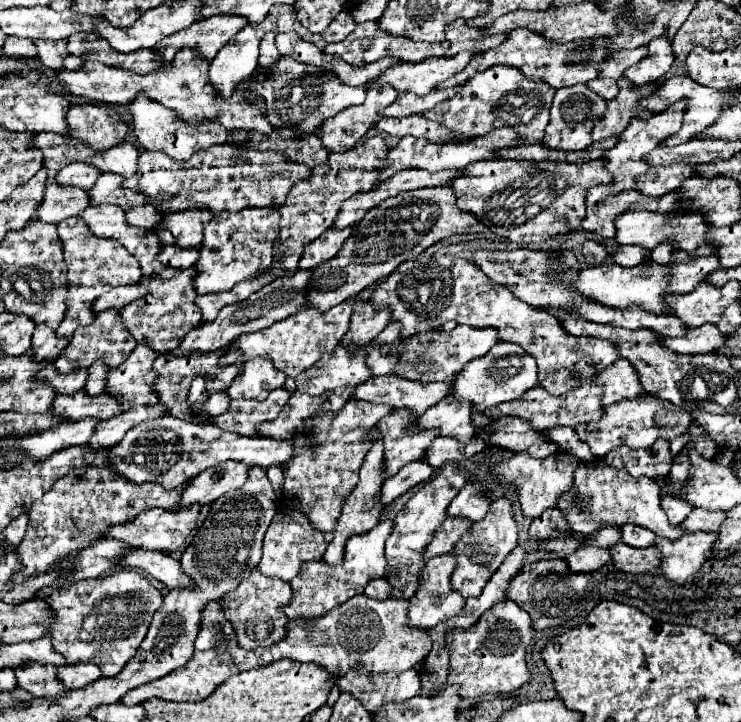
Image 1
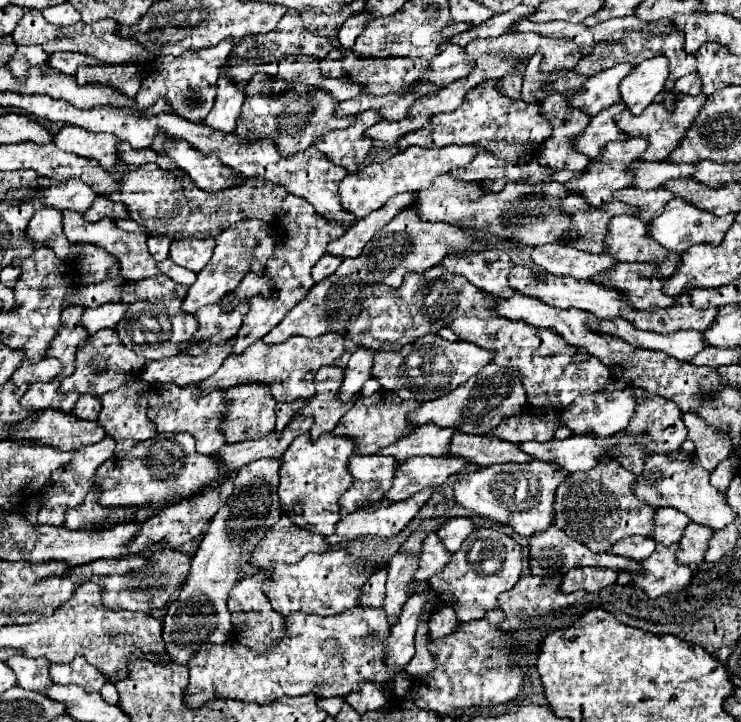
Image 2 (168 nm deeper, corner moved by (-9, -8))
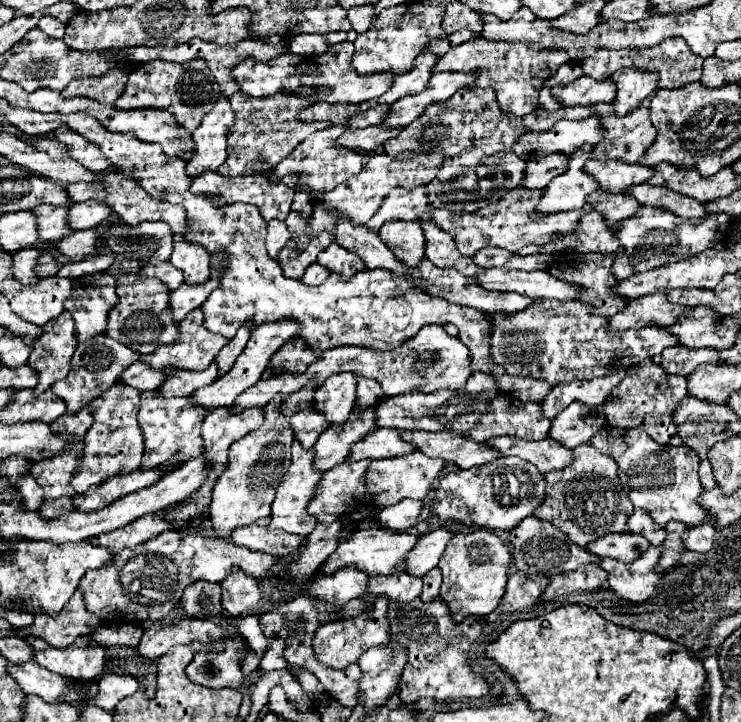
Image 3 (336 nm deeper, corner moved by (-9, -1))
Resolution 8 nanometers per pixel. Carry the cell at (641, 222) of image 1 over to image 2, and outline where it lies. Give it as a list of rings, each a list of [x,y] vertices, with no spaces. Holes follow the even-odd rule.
[[[614,216],[608,222],[604,252],[618,262],[654,262],[656,278],[670,276],[680,260],[678,254],[668,254],[668,250],[648,238],[648,226],[632,216]]]

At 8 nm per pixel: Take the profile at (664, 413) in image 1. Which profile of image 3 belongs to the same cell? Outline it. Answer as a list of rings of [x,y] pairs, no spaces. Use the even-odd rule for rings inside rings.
[[[504,435],[500,439],[490,439],[488,443],[500,449],[502,455],[516,455],[534,463],[542,475],[556,471],[556,469],[564,469],[574,461],[572,449],[564,447],[562,443],[550,437],[542,441],[526,441],[514,435]]]

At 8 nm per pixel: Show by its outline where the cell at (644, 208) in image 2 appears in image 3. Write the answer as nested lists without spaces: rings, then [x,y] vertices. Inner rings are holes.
[[[602,189],[594,191],[588,197],[588,203],[596,211],[600,211],[604,217],[608,217],[608,221],[612,225],[622,223],[624,219],[636,215],[636,211],[640,207],[640,203],[632,195],[628,195],[628,193],[616,193],[616,195],[612,195],[610,191],[602,191]]]

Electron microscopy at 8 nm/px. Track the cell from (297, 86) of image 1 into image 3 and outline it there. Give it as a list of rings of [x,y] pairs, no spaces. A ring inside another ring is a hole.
[[[242,91],[234,93],[230,97],[230,105],[236,113],[234,127],[228,135],[228,159],[220,165],[220,175],[252,175],[260,173],[268,167],[274,167],[280,163],[286,155],[290,155],[298,143],[302,143],[308,135],[326,129],[328,121],[312,121],[304,123],[298,119],[300,109],[306,109],[312,105],[312,99],[298,97],[298,95],[274,95],[274,97],[252,97],[244,95]]]

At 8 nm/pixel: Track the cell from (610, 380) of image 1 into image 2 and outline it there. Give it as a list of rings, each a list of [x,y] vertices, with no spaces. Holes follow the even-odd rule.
[[[628,386],[618,392],[596,392],[592,396],[580,396],[562,412],[564,426],[568,426],[572,434],[588,432],[598,434],[598,438],[616,434],[628,426],[634,414],[636,402],[632,394],[634,388]]]

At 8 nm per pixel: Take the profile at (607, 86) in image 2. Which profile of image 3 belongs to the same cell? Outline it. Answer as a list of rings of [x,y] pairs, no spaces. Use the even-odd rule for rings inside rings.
[[[578,77],[568,85],[554,85],[552,95],[566,107],[582,105],[592,107],[596,103],[610,103],[616,97],[616,85],[610,77],[596,81],[592,77]]]

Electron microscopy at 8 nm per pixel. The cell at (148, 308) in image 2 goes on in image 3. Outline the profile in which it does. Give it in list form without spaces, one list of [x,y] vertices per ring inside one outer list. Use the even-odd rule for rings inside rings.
[[[118,273],[116,275],[116,293],[120,301],[110,311],[106,333],[112,339],[134,347],[142,355],[156,351],[158,345],[170,345],[172,339],[178,339],[178,323],[172,319],[170,307],[170,289],[154,277],[142,277],[138,273]]]

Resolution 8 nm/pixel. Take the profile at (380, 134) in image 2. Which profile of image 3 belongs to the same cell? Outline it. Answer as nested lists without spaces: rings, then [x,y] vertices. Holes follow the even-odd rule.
[[[372,125],[366,129],[348,129],[344,135],[340,135],[340,145],[342,147],[352,147],[358,151],[374,151],[382,147],[382,143],[390,137],[396,137],[402,127],[394,129],[384,129],[382,125]]]

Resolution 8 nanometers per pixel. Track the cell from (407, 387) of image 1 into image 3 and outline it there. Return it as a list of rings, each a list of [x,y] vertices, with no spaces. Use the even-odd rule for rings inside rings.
[[[378,403],[360,411],[350,411],[346,423],[332,423],[326,431],[322,431],[320,439],[314,445],[316,467],[328,471],[334,465],[344,463],[348,459],[350,447],[378,429],[376,407]]]

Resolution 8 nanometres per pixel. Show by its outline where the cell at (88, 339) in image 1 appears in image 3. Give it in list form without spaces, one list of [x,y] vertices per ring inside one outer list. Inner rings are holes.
[[[100,333],[92,339],[88,339],[88,343],[80,343],[72,355],[72,363],[70,363],[70,373],[66,379],[56,381],[52,385],[52,391],[66,401],[68,411],[76,413],[80,407],[84,407],[86,403],[90,403],[92,399],[96,399],[96,395],[102,395],[108,387],[112,387],[112,383],[116,383],[122,375],[122,371],[126,371],[136,359],[140,357],[138,351],[118,343],[116,339],[112,339],[106,333]]]

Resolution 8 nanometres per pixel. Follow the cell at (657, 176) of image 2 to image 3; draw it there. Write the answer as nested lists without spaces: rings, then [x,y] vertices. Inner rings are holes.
[[[588,159],[584,169],[594,175],[594,179],[600,183],[604,191],[624,191],[630,185],[636,183],[646,183],[654,175],[654,167],[646,167],[640,163],[628,165],[622,163],[620,159],[610,159],[610,161],[596,161]]]

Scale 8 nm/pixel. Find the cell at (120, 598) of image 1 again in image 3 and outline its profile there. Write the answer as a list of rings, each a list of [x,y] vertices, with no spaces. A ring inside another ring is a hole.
[[[76,589],[60,613],[56,615],[40,613],[34,617],[32,625],[14,629],[14,633],[20,635],[22,639],[28,639],[30,635],[34,635],[44,639],[48,645],[56,649],[64,649],[66,645],[74,643],[74,639],[92,635],[92,631],[102,625],[104,623],[100,621],[100,617],[96,617],[92,611],[84,607],[84,593]]]

